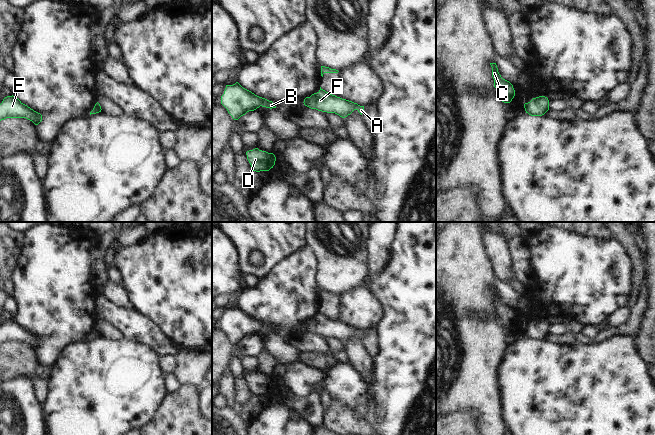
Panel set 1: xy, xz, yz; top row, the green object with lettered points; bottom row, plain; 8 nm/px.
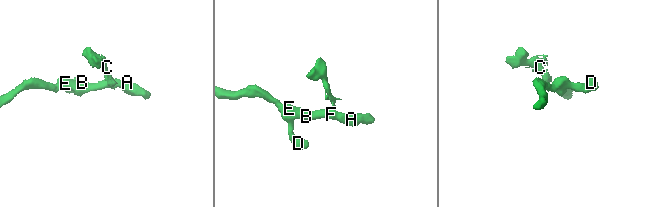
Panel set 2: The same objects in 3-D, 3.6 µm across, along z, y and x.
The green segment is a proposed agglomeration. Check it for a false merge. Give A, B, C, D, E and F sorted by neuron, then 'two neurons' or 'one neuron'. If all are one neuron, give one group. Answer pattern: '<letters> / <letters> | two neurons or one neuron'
A B D E F / C | two neurons

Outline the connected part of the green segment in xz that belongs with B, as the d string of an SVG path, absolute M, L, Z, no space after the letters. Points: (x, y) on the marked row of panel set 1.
M238 82L226 85L224 94L221 96L221 104L234 120L238 120L247 112L254 111L260 106L270 109L276 108L272 101L255 95L243 88Z

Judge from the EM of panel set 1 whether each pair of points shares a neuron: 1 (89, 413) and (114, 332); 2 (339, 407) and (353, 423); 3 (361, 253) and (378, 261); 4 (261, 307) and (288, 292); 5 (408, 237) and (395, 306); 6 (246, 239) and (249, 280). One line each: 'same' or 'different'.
1: different
2: same
3: different
4: same
5: same
6: different

